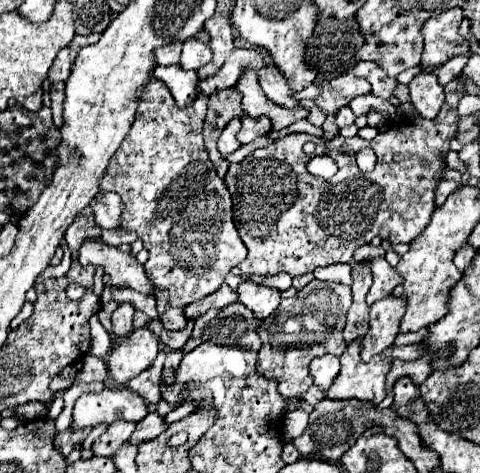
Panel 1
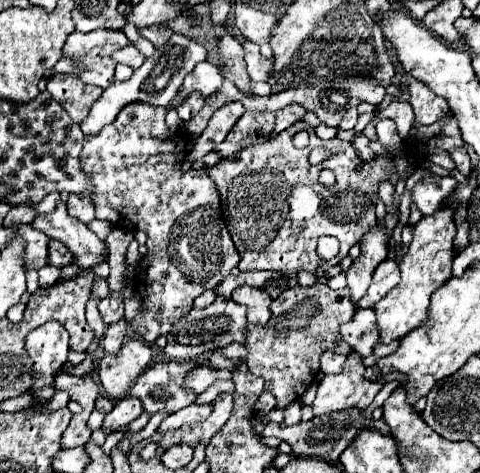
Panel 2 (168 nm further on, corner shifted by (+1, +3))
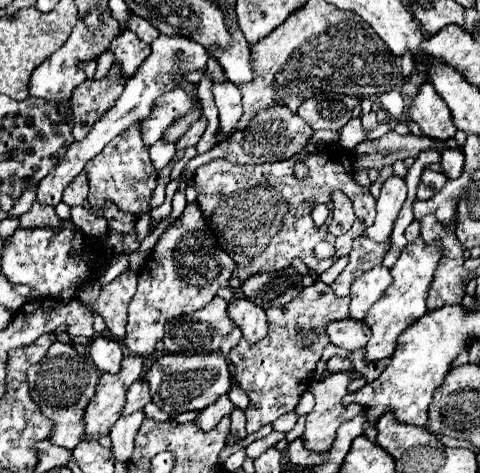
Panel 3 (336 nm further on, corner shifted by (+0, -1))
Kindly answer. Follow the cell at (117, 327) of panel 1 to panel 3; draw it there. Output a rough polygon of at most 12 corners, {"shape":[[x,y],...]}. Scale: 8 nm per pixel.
{"shape":[[107,336],[91,340],[89,356],[101,372],[117,374],[123,352]]}

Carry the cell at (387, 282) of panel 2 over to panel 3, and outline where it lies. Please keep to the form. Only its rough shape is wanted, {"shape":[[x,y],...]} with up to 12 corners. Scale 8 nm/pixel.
{"shape":[[381,264],[351,284],[349,318],[363,320],[391,284]]}

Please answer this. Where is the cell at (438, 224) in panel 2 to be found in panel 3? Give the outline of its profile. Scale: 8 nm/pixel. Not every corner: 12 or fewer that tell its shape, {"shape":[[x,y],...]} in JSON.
{"shape":[[407,244],[369,308],[365,362],[389,358],[425,312],[439,244]]}

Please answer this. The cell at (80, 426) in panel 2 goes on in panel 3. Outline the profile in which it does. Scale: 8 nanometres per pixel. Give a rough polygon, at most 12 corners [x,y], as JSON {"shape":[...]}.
{"shape":[[55,342],[27,370],[31,398],[53,420],[51,444],[73,450],[99,372]]}

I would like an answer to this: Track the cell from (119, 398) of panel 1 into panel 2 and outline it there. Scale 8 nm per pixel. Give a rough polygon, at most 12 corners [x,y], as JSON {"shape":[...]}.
{"shape":[[192,360],[158,362],[134,382],[148,414],[196,400],[184,388]]}

